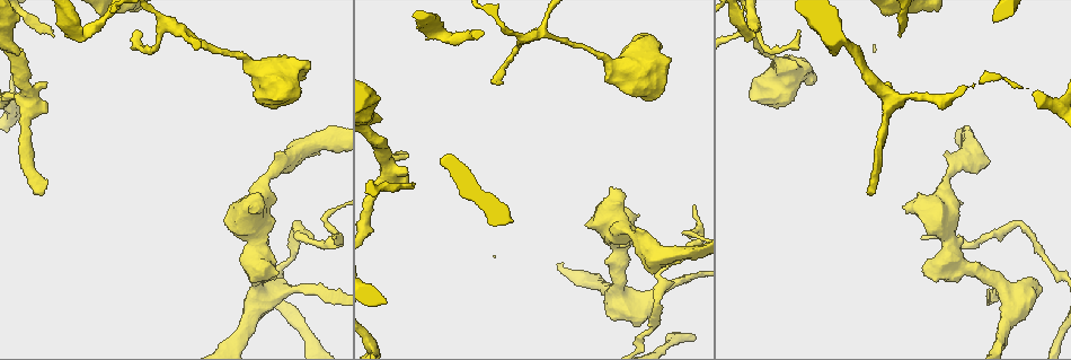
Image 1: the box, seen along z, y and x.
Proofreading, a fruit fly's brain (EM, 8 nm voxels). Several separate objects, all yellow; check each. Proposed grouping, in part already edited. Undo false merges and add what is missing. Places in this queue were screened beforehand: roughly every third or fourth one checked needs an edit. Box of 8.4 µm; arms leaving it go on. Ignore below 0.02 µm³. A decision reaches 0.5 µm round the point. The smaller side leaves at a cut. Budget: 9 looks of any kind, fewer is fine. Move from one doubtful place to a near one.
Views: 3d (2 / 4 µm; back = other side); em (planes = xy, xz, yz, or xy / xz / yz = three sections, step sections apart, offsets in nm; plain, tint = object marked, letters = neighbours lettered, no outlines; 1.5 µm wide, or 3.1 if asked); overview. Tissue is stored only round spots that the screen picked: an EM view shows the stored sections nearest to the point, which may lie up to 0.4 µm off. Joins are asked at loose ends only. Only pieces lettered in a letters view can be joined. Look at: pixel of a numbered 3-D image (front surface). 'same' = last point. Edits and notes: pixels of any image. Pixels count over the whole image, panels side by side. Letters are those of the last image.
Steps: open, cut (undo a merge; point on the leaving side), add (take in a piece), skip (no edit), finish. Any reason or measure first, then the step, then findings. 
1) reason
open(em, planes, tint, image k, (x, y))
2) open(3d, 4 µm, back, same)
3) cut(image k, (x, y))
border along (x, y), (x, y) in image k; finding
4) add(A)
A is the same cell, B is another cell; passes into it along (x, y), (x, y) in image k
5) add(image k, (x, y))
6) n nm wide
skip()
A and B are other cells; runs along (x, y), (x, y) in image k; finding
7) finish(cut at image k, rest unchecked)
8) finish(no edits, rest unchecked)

branch stops here
open(em, 3.1 µm, planes, letters, image 1, (652, 99))

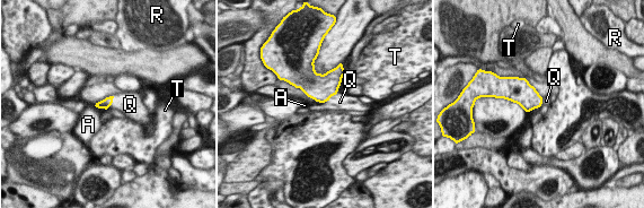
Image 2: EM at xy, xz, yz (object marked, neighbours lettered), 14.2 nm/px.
add(Q)
Q is the same cell, A, R and T are other cells; passes into it along (319, 87), (328, 98), (340, 102) in image 2; it goes on there

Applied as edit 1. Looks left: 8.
open(3d, 4 µm, image 1, (611, 187))

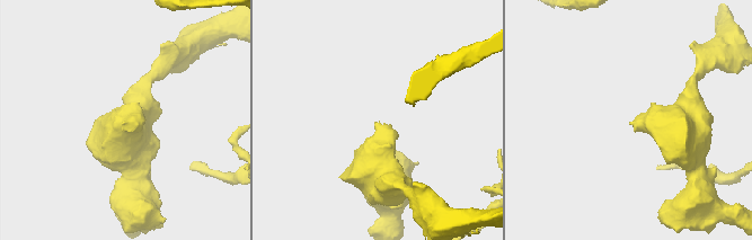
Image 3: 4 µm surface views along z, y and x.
now the EM
open(em, planes, letters, image 3, (377, 123))

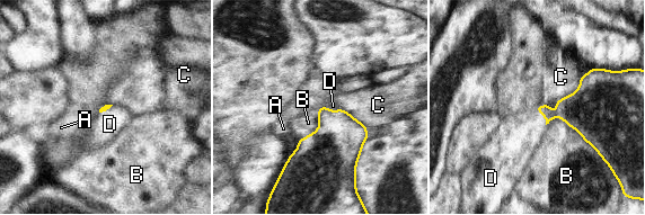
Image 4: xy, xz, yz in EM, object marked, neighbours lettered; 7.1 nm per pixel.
B touches over 440 nm
add(D)
D is the same cell, A, B and C are other cells; passes into it along (577, 110), (544, 115), (518, 136) in image 4; the neuron continues

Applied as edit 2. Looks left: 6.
redraw
open(overview)

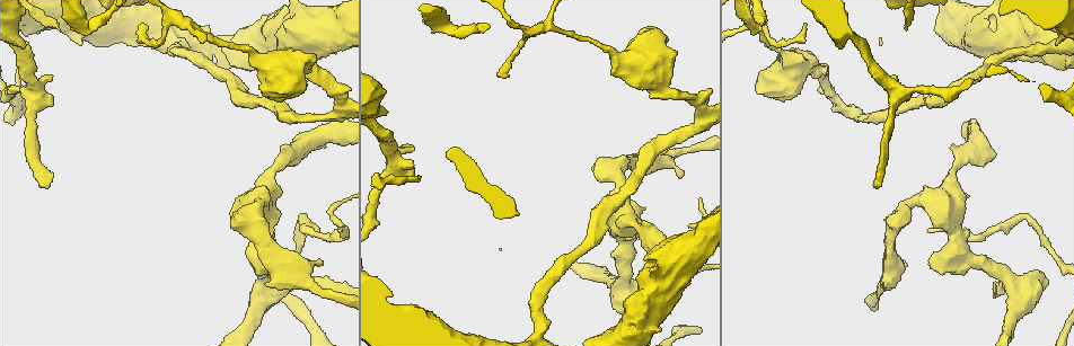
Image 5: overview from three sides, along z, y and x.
abrupt turn
open(3d, 2 µm, image 5, (758, 26))

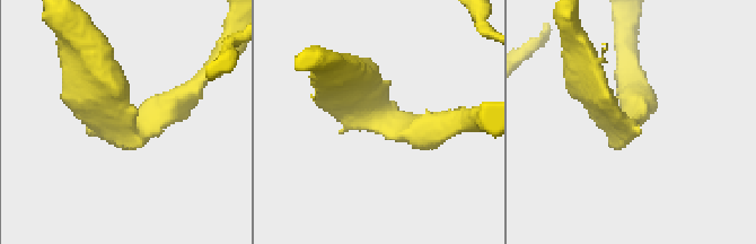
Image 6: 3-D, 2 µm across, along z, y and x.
arms of 170, 240 nm; now the EM
open(em, planes, letters, image 6, (132, 128))

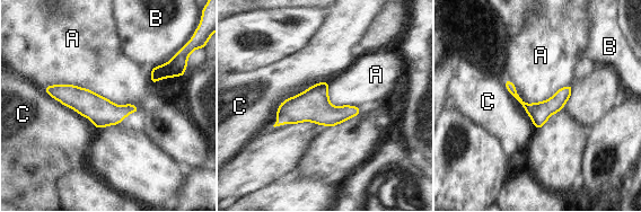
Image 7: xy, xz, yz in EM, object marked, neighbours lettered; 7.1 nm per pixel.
150 nm wide
skip()
A, B and C are other cells; runs along (49, 89), (99, 111), (134, 108) in image 7; all the same neuron

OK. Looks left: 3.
finish(add at image 2, add at image 4, rest unchecked)

